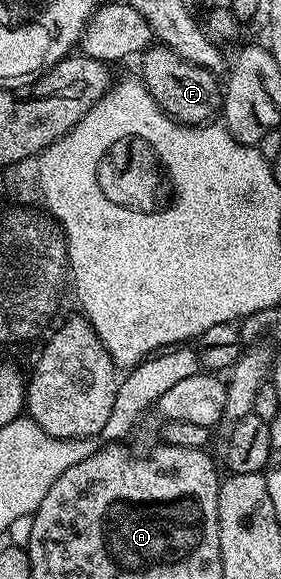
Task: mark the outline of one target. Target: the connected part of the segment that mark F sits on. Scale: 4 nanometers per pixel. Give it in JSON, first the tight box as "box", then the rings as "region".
{"box":[141,48,222,125],"region":[[[147,48],[141,54],[142,84],[150,92],[152,99],[156,99],[158,106],[175,121],[181,121],[184,125],[207,124],[213,118],[210,116],[219,112],[222,103],[219,78],[204,67],[196,67],[196,63],[188,63],[188,59],[182,59],[171,49],[157,48]]]}

